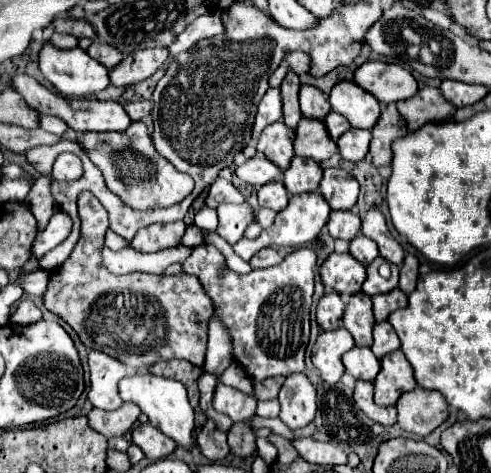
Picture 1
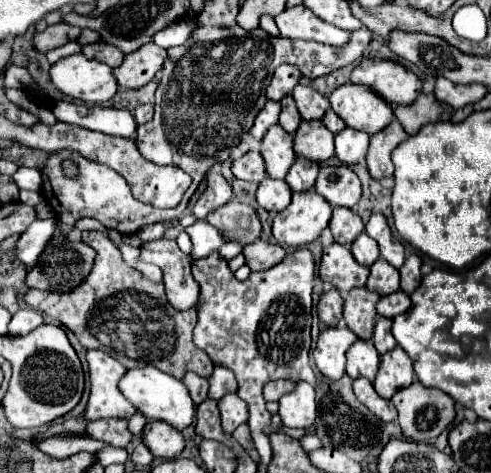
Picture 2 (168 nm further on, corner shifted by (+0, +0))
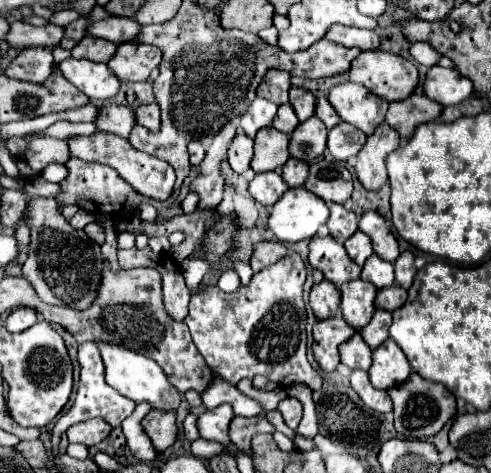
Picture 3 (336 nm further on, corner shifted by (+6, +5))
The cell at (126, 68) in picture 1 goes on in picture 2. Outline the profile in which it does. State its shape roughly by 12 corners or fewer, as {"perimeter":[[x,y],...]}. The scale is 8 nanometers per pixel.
{"perimeter":[[156,43],[128,53],[112,73],[122,89],[154,79],[166,49]]}

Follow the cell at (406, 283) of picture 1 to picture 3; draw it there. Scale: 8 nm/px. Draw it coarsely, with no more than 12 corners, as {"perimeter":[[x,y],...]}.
{"perimeter":[[404,252],[396,262],[396,284],[412,286],[414,254]]}

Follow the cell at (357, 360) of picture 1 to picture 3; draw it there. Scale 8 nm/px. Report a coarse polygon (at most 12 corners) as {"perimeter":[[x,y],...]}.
{"perimeter":[[356,332],[340,344],[340,358],[352,370],[368,370],[372,350]]}

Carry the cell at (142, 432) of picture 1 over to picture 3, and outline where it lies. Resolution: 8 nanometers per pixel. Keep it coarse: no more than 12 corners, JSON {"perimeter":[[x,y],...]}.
{"perimeter":[[150,410],[142,428],[164,452],[176,440],[176,414]]}

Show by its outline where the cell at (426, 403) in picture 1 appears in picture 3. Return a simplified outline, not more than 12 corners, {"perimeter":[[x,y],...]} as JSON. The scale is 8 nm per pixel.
{"perimeter":[[412,372],[388,388],[396,432],[438,434],[456,414],[454,394]]}

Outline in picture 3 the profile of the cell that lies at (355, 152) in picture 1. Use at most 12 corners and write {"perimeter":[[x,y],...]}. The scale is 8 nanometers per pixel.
{"perimeter":[[346,122],[328,132],[328,150],[342,162],[356,156],[366,134]]}

